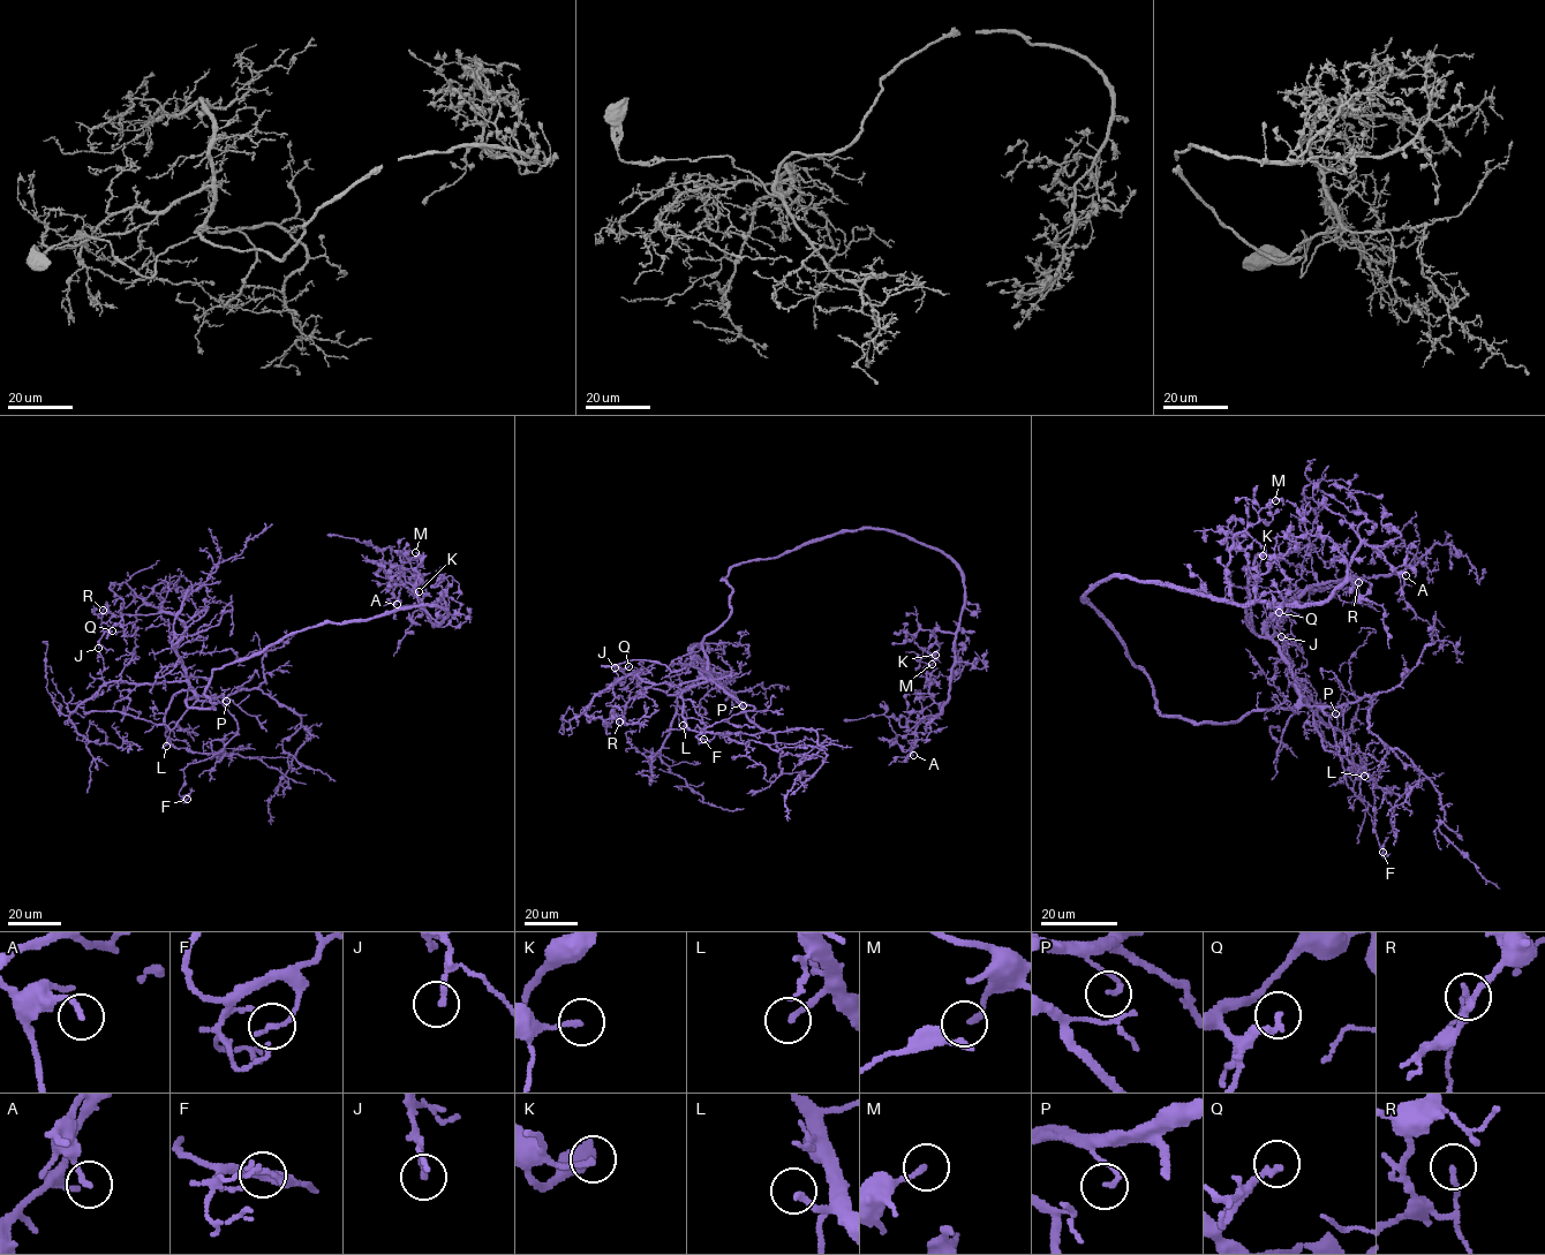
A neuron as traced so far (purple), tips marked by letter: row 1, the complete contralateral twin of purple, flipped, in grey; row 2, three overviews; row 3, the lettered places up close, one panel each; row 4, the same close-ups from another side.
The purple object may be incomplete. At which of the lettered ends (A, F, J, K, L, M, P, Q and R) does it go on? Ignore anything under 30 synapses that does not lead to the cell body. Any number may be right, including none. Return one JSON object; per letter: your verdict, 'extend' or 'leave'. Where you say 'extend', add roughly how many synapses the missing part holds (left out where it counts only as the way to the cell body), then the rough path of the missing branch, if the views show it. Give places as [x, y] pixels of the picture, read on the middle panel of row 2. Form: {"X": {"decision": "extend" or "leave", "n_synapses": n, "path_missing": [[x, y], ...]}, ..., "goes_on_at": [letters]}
{"A": {"decision": "leave"}, "F": {"decision": "leave"}, "J": {"decision": "leave"}, "K": {"decision": "leave"}, "L": {"decision": "extend", "n_synapses": 60, "path_missing": [[683, 725], [683, 730], [706, 746], [730, 779], [735, 777]]}, "M": {"decision": "leave"}, "P": {"decision": "leave"}, "Q": {"decision": "leave"}, "R": {"decision": "leave"}, "goes_on_at": ["L"]}

